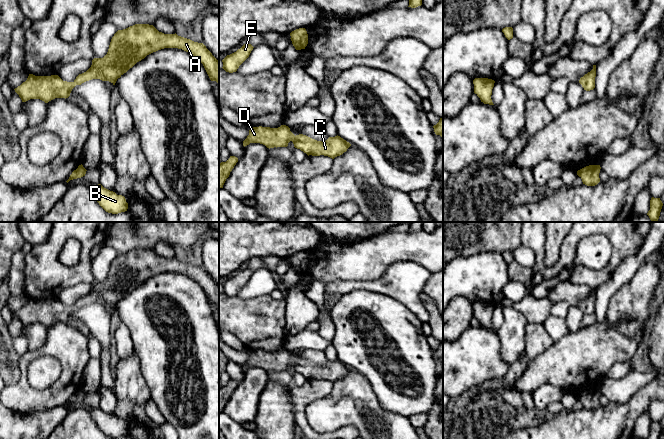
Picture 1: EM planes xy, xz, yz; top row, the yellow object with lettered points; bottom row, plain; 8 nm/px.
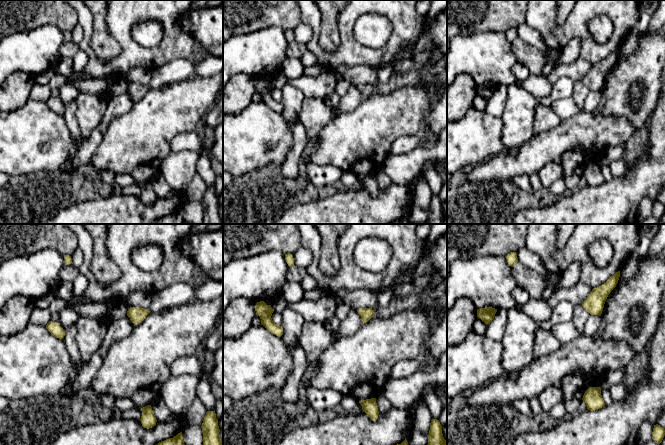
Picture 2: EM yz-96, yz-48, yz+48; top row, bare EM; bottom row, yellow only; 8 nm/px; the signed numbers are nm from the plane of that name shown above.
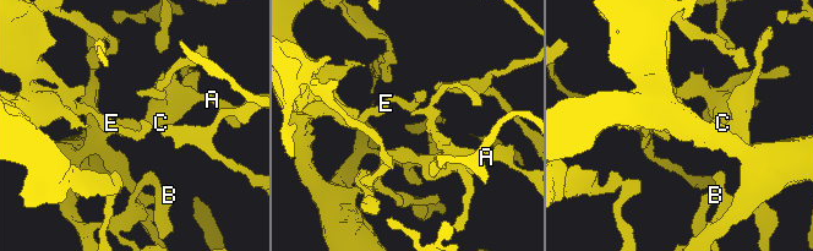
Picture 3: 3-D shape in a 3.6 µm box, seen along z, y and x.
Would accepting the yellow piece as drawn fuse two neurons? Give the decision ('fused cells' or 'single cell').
single cell

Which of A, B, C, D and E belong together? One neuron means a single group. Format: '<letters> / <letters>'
A B C D E

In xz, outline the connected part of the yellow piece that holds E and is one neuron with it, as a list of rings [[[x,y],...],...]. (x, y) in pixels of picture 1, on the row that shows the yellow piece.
[[[249,43],[244,44],[236,52],[227,55],[223,60],[223,69],[226,72],[233,73],[236,72],[239,66],[249,57],[253,46]]]

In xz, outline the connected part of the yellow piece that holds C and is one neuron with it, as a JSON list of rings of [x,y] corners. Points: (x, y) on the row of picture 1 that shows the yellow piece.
[[[281,125],[278,128],[270,127],[250,127],[249,135],[243,141],[243,146],[250,143],[260,143],[267,148],[287,147],[292,141],[294,147],[300,149],[308,156],[328,156],[334,159],[342,155],[351,146],[349,142],[340,136],[329,137],[326,141],[317,141],[306,135],[294,135],[290,128],[286,125]]]

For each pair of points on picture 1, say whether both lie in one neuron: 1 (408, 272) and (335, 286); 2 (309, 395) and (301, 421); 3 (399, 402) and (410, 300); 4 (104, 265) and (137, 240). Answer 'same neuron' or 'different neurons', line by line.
1: same neuron
2: same neuron
3: different neurons
4: different neurons

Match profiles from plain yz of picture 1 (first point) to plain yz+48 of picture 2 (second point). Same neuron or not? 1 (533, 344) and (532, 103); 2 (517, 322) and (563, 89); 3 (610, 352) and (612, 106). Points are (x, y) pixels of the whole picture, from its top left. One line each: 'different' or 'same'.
1: different
2: same
3: different

